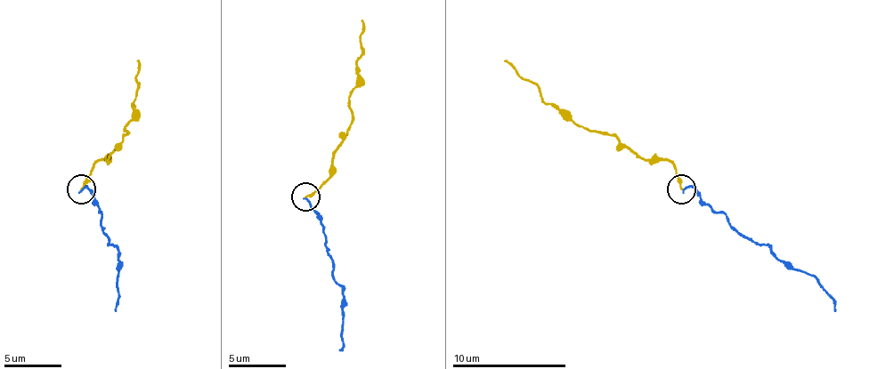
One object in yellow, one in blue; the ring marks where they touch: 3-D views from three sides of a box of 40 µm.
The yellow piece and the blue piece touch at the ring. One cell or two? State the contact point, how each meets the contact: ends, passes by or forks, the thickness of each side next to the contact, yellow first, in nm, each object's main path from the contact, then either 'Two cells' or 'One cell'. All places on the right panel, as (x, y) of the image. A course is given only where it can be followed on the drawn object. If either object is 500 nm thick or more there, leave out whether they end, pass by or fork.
Place: (681, 189). At the ring yellow ends. At the ring blue ends. Thickness 220 nm (yellow) against 150 nm. Course of yellow: (682, 189), (677, 170), (668, 161), (639, 158), (605, 132), (576, 127), (505, 59). Course of blue: (682, 189), (691, 187), (725, 215), (739, 232), (788, 260), (819, 284), (836, 312). One cell

